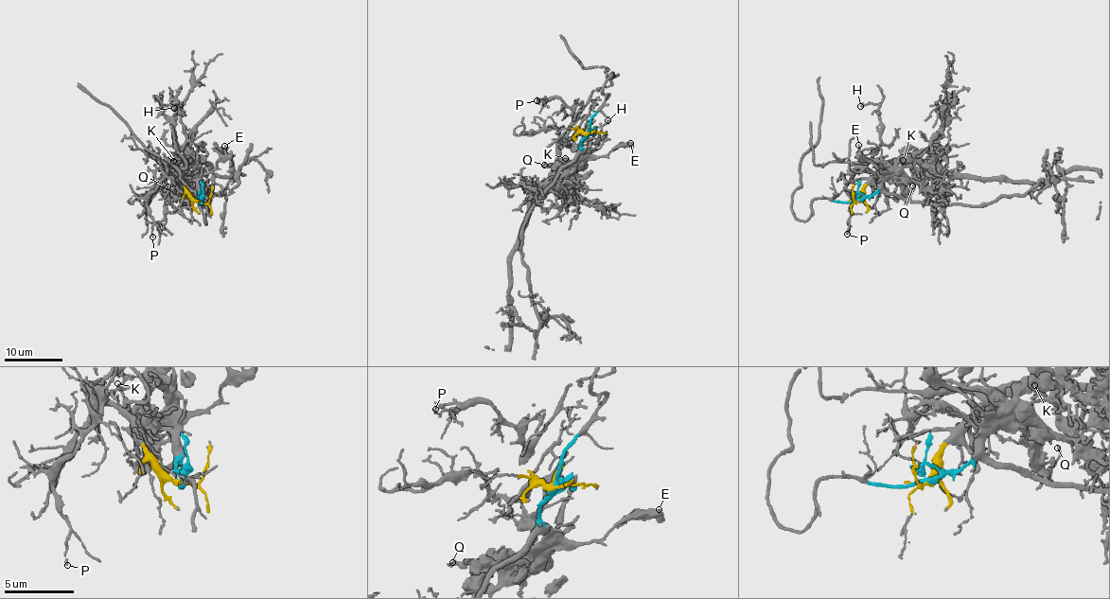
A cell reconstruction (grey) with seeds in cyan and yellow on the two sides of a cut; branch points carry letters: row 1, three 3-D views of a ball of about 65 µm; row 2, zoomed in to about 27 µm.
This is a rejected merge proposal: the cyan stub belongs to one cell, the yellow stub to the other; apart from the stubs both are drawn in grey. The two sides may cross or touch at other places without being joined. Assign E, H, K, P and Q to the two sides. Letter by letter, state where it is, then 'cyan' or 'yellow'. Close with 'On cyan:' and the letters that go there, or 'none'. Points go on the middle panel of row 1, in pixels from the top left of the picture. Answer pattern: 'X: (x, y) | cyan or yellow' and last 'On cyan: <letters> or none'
E: (630, 143) | cyan
H: (607, 120) | yellow
K: (565, 158) | cyan
P: (537, 100) | yellow
Q: (544, 165) | cyan
On cyan: E, K, Q

